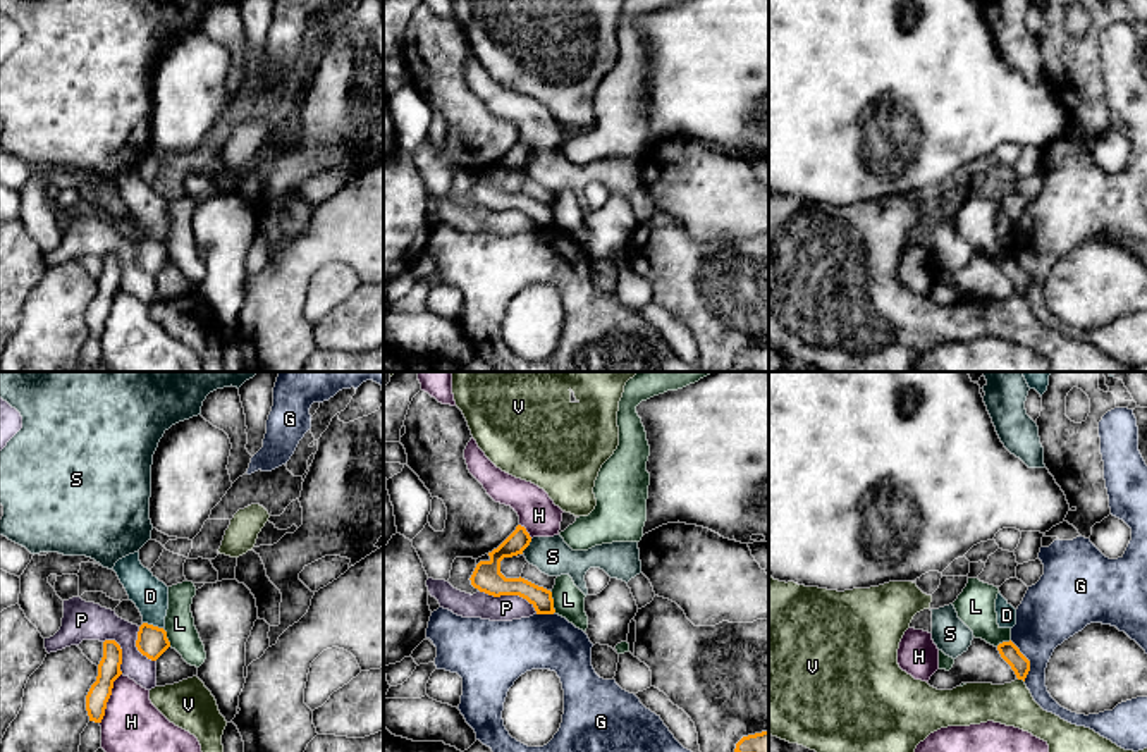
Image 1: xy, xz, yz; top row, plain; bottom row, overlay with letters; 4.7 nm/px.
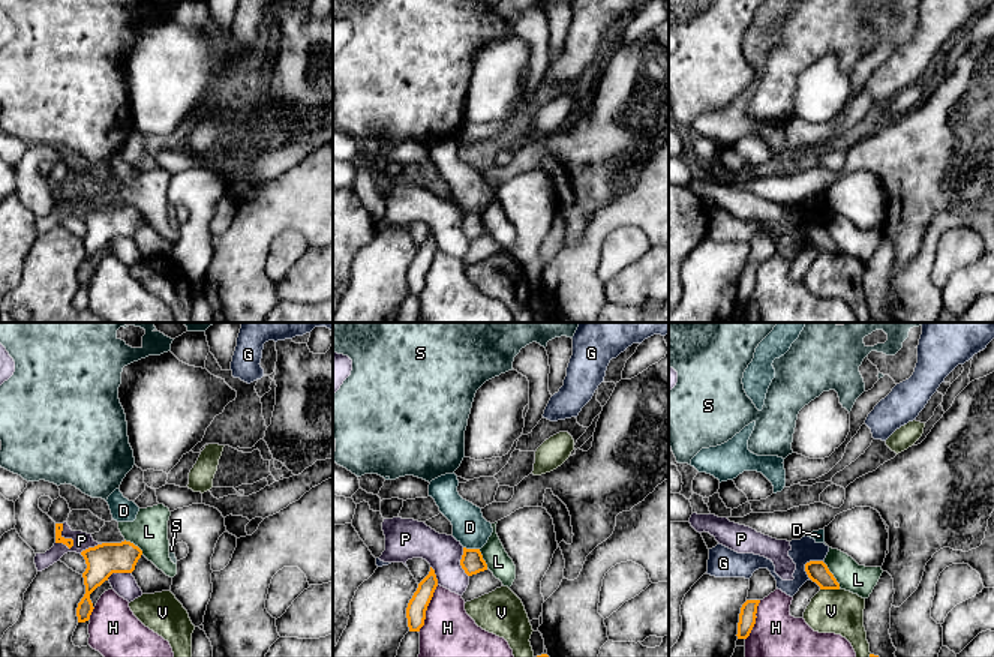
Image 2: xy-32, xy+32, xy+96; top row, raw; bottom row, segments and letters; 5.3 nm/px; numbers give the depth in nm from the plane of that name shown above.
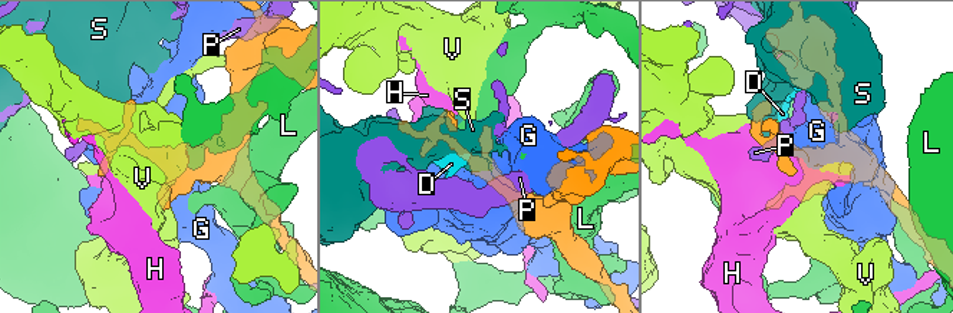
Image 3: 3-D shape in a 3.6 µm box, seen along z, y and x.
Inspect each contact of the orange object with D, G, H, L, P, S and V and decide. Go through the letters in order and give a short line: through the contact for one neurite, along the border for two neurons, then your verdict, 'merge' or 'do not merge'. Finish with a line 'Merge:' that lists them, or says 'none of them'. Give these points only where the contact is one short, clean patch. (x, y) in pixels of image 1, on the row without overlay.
D: line xy (143, 236), (164, 245); do not merge
G: do not merge
H: do not merge
L: do not merge
P: do not merge
S: do not merge
V: do not merge
Merge: none of them

